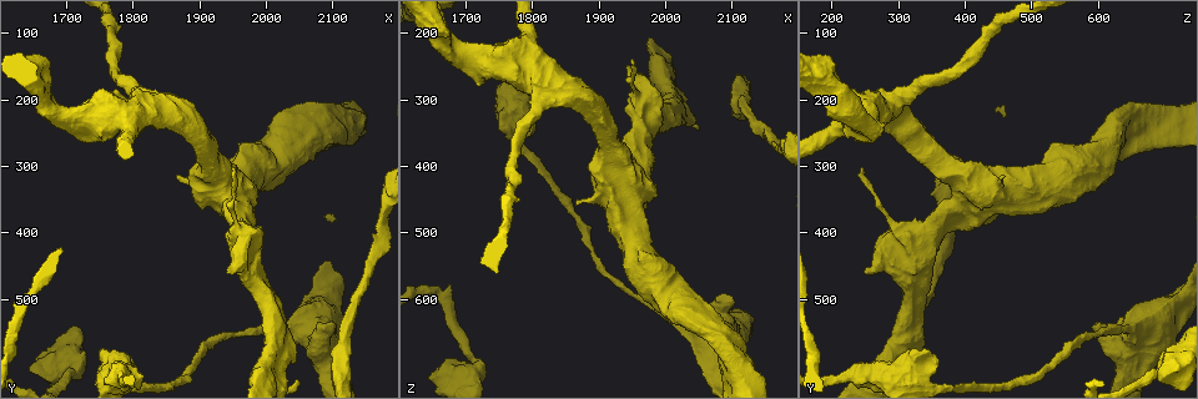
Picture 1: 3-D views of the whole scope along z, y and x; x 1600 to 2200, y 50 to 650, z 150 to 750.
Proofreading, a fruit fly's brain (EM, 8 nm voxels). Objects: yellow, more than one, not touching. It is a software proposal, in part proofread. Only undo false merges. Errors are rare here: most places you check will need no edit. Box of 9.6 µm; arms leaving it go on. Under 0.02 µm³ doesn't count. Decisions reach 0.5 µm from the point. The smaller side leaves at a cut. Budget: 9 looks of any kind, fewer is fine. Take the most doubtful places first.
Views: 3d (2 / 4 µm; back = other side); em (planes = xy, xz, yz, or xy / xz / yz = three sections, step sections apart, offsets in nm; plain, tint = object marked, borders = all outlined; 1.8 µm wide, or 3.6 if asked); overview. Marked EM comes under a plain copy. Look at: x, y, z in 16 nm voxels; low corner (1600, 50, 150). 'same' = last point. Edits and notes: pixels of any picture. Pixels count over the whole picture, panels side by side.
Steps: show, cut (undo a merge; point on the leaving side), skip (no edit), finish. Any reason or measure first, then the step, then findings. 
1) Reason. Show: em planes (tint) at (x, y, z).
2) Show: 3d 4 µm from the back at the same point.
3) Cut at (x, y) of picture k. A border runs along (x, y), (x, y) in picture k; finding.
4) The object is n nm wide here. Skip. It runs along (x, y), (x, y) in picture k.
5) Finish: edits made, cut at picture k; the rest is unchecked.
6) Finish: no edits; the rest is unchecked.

Looks like a crossing. Show: em 3.6 µm planes (tint) at (2000, 615, 285).

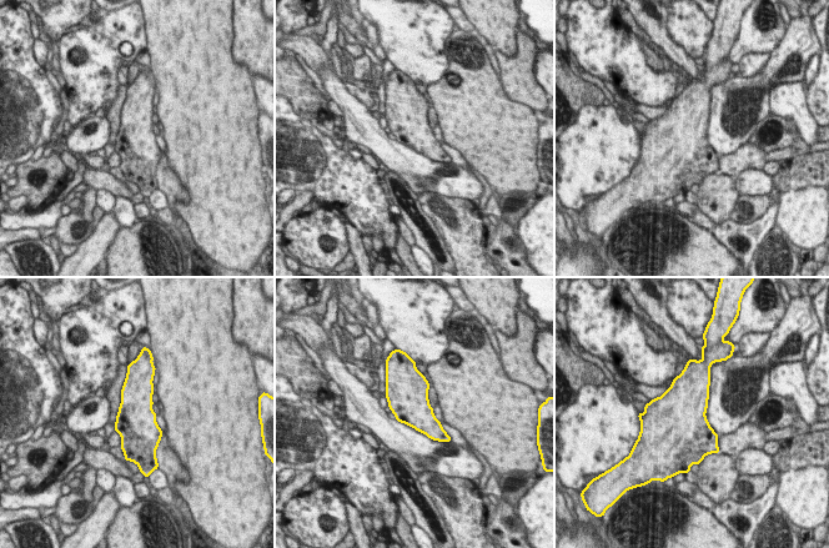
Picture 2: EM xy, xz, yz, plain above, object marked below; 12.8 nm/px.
Skip. Continuous, no second neuron.

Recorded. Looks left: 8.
Thick turns thin. Show: em 3.6 µm xz step 4 (tint) at (1795, 605, 285).

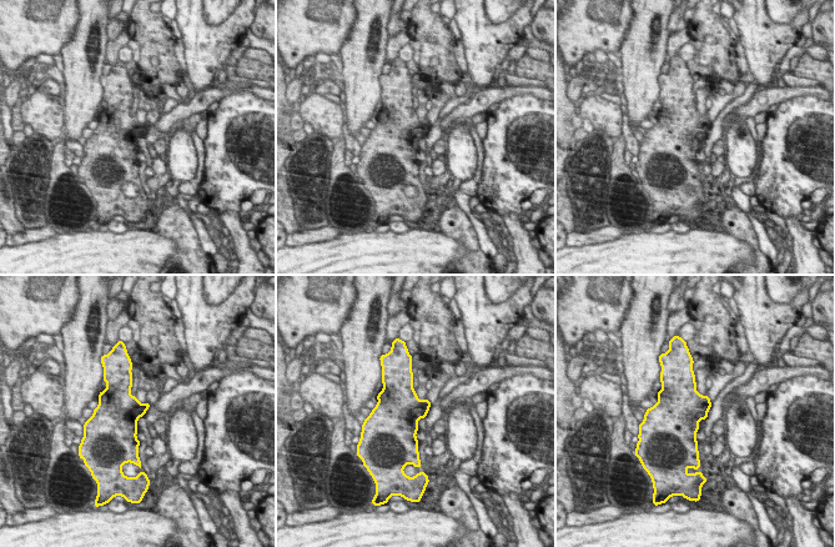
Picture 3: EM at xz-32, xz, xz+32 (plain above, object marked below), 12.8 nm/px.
Skip. All the same neuron.

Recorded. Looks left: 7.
Sudden change in width. Show: em planes (borders) at (1900, 330, 440).

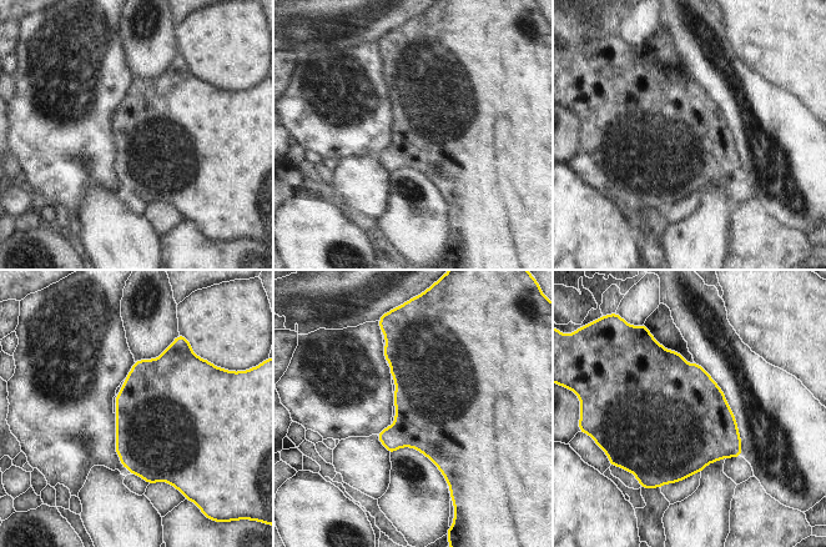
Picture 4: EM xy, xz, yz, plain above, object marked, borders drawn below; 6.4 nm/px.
The object is 550 nm wide here. Skip. Continuous, no second neuron.

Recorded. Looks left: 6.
Arms part here. Show: em xy step 16 (tint) at (2115, 605, 300).

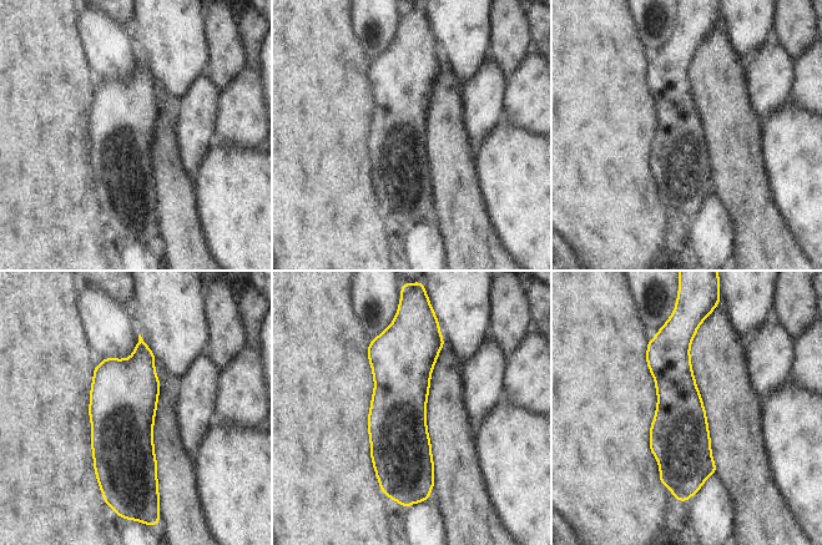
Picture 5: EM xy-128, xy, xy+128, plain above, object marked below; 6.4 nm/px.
Skip. Continuous, no second neuron.

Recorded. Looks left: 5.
Finish: no edits; the rest is unchecked.

